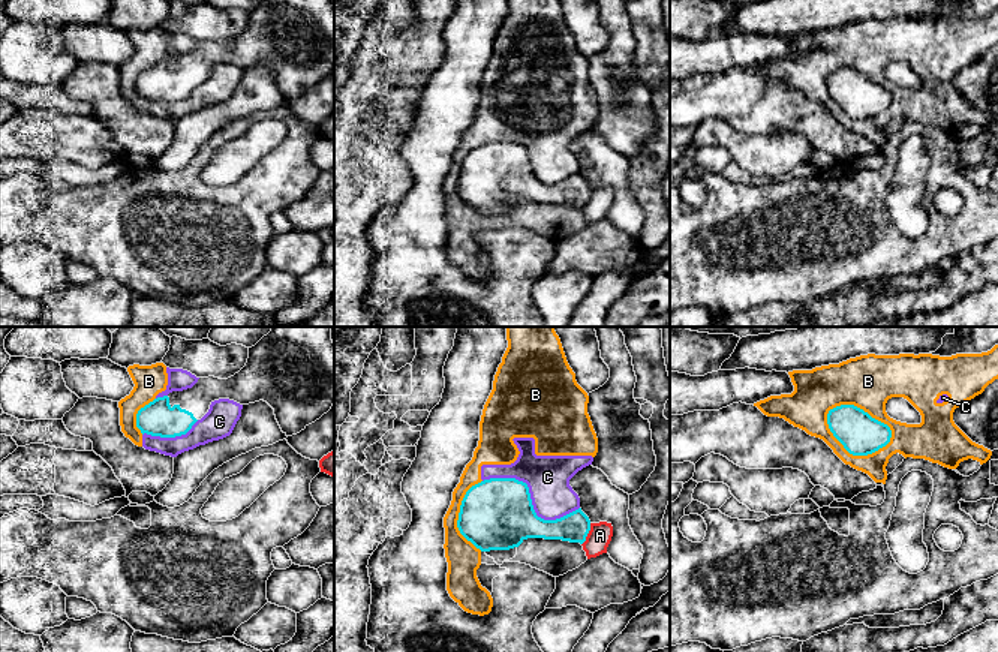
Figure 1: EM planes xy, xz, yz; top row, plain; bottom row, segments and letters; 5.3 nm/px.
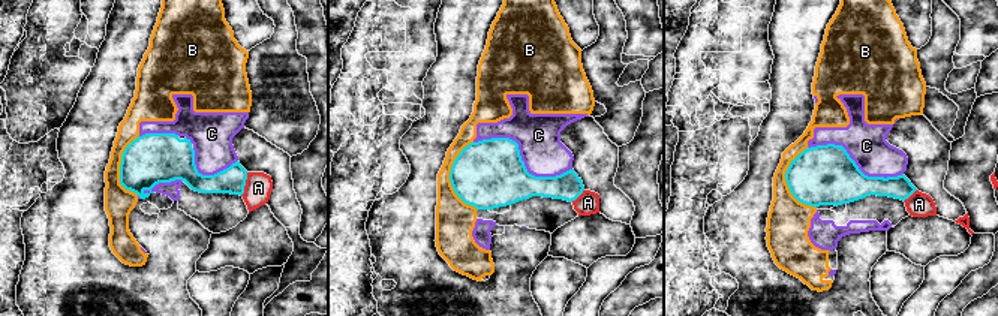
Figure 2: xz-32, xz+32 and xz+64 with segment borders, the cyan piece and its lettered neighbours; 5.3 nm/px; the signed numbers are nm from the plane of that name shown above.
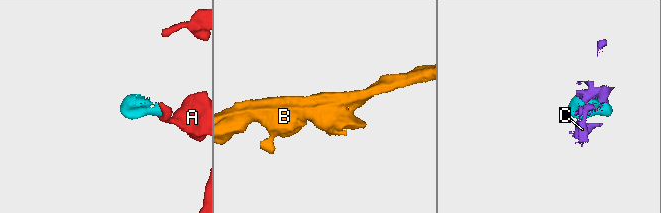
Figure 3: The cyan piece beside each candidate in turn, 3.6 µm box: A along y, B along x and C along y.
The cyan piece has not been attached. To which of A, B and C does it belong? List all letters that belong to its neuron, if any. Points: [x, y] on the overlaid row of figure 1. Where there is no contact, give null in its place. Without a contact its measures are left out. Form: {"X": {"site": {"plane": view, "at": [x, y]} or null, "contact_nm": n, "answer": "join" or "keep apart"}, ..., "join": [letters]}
{"A": {"site": {"plane": "xz", "at": [588, 532]}, "contact_nm": 130, "answer": "keep apart"}, "B": {"site": {"plane": "yz", "at": [863, 411]}, "contact_nm": 380, "answer": "keep apart"}, "C": {"site": {"plane": "xz", "at": [531, 499]}, "contact_nm": 550, "answer": "keep apart"}, "join": []}

